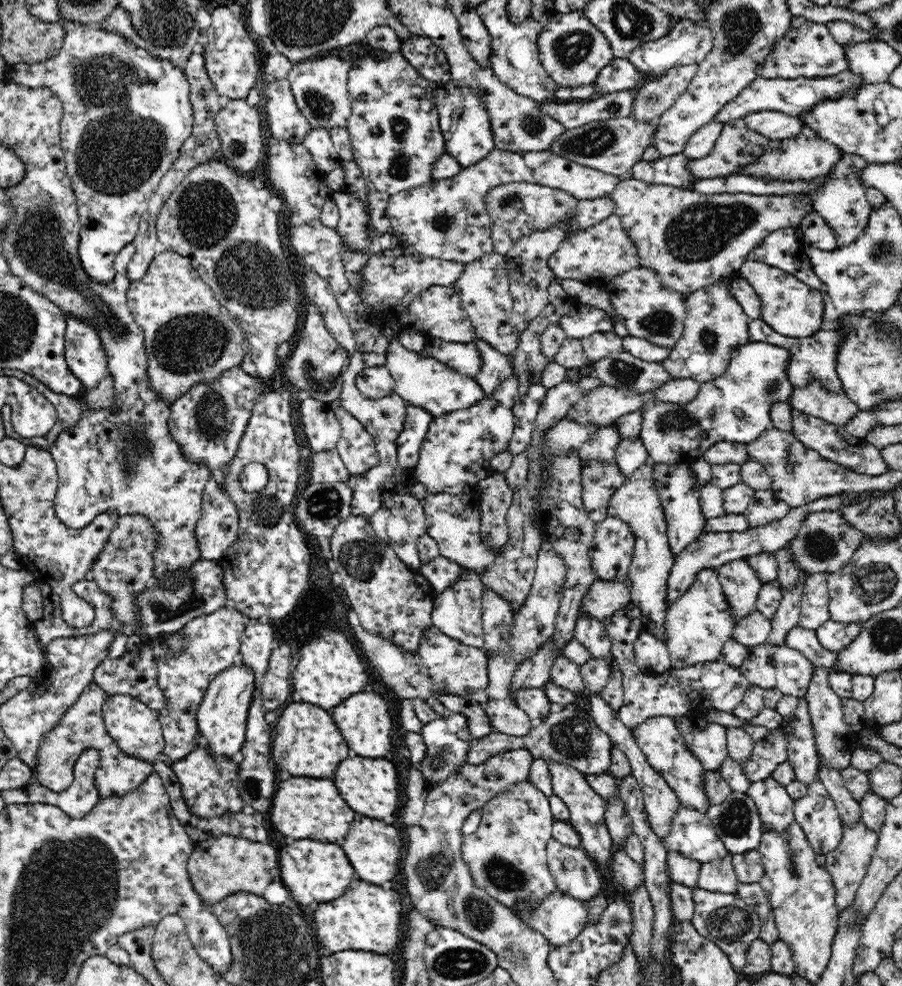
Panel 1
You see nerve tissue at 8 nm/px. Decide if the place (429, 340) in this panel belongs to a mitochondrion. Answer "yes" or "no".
no

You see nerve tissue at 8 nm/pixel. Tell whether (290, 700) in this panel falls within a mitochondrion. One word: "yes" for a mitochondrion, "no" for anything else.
no

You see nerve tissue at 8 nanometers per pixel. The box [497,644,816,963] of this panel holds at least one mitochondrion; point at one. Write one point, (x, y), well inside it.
(731, 924)

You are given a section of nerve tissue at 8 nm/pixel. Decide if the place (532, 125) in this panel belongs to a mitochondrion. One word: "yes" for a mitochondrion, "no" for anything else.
yes

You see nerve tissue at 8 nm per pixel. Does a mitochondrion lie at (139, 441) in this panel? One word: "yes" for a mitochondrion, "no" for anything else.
yes

